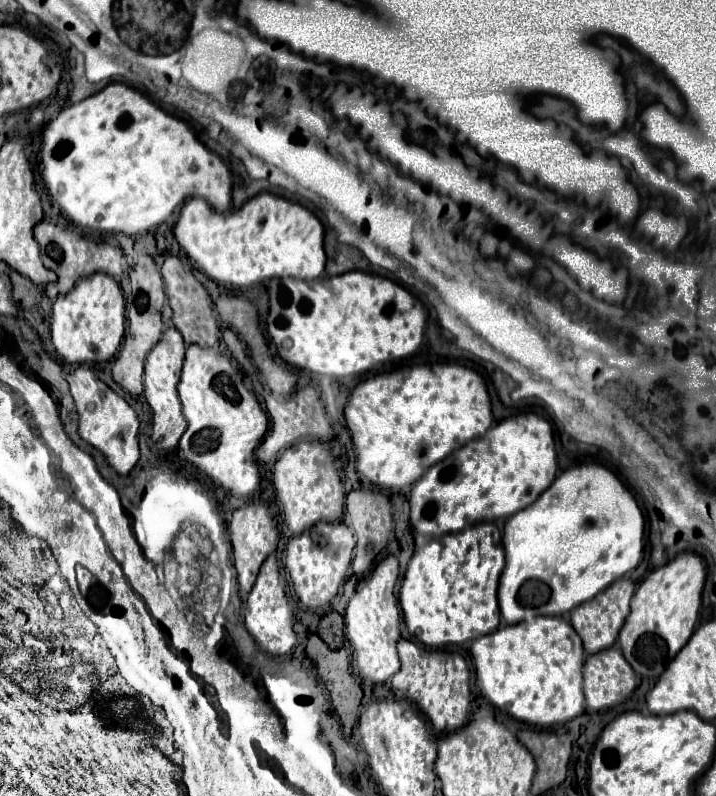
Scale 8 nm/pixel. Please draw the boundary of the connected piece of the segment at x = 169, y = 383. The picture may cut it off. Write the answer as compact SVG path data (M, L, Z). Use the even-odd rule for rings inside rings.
M169 326L163 332L163 338L159 344L149 352L145 360L145 376L143 376L143 386L145 386L145 398L153 410L153 440L157 442L159 448L169 450L175 448L183 432L187 430L185 416L181 414L181 402L177 396L177 382L181 378L181 366L185 360L185 342L183 336L175 326Z

